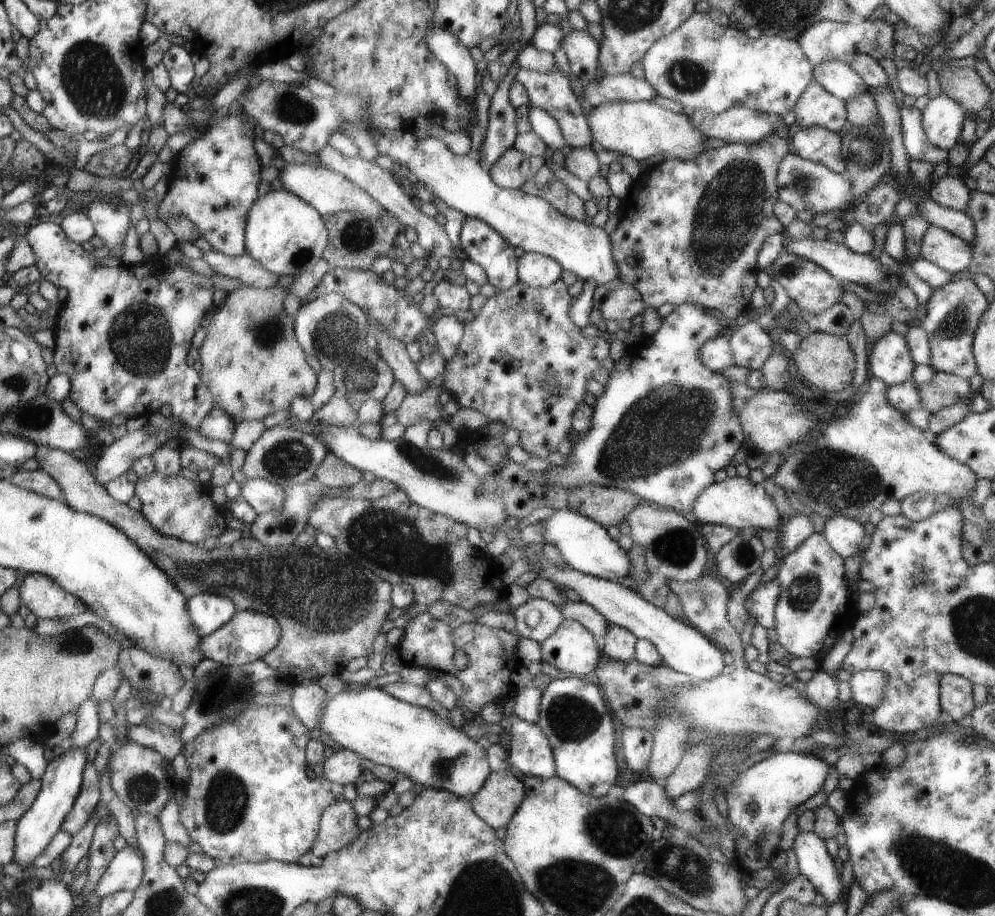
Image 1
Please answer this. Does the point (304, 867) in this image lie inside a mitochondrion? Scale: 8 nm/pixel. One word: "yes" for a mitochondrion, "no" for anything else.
no

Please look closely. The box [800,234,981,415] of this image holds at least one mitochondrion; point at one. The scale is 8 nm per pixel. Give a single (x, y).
(956, 322)

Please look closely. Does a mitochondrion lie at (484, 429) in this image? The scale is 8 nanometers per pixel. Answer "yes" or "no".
no

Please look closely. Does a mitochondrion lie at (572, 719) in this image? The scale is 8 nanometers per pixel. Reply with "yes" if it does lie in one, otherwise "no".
yes

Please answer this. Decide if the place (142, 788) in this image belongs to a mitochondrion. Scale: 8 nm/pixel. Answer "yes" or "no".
yes

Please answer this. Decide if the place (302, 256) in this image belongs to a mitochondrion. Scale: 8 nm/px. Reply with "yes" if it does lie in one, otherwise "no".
yes

